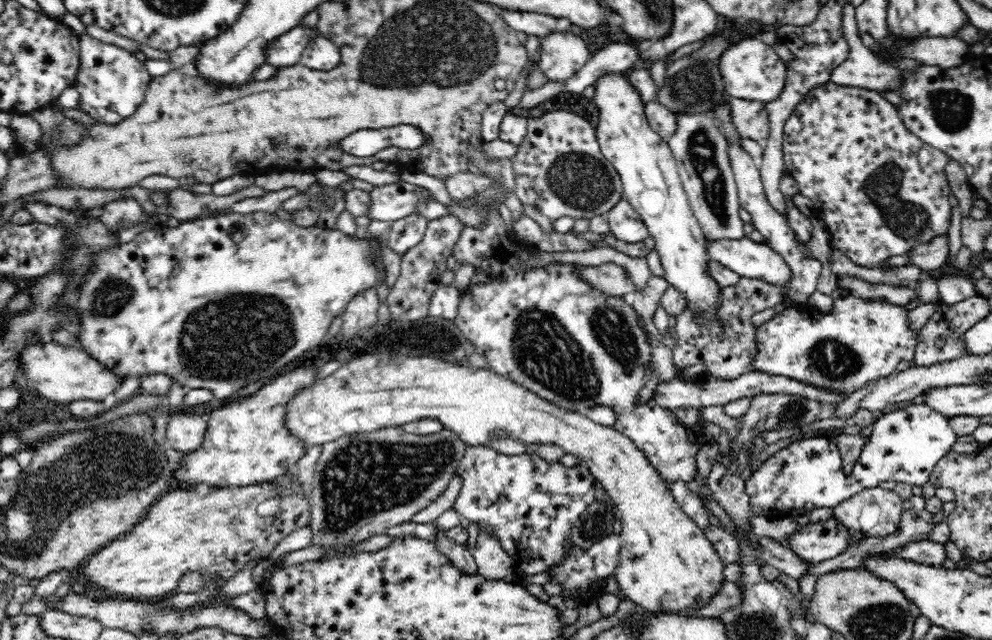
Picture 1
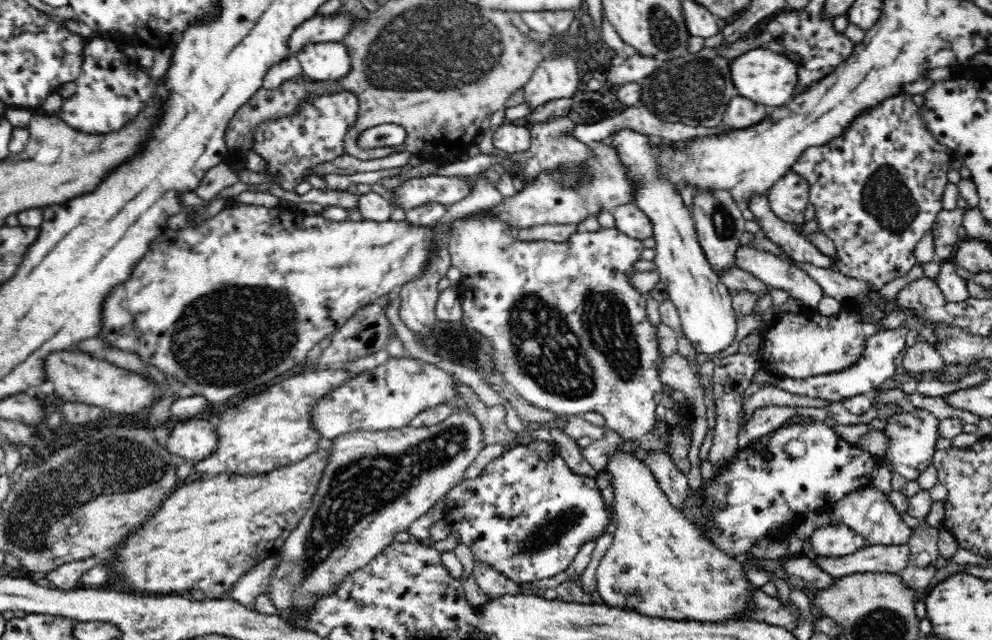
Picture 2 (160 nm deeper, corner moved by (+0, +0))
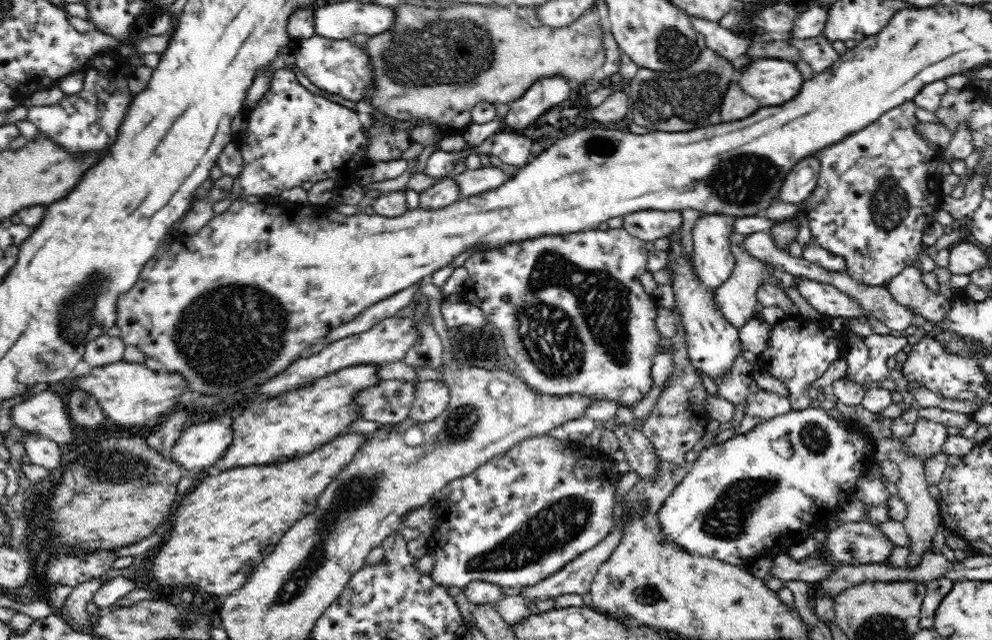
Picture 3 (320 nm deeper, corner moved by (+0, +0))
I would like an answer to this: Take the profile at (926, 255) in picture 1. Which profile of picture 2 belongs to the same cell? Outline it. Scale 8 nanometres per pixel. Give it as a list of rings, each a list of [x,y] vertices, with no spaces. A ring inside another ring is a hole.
[[[954,208],[954,210],[943,210],[937,215],[935,226],[932,228],[934,232],[935,259],[950,259],[954,254],[956,246],[960,242],[957,229],[964,224],[964,214],[967,208]]]

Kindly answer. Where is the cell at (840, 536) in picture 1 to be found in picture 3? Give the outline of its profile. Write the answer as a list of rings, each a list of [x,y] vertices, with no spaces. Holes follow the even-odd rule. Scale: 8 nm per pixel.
[[[868,521],[840,523],[822,544],[827,556],[842,565],[881,565],[893,555],[895,544]]]

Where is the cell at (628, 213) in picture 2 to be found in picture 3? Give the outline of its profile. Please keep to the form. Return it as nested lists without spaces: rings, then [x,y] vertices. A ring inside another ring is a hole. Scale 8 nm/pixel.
[[[640,210],[623,217],[624,228],[643,241],[654,241],[677,233],[683,223],[680,211]]]

